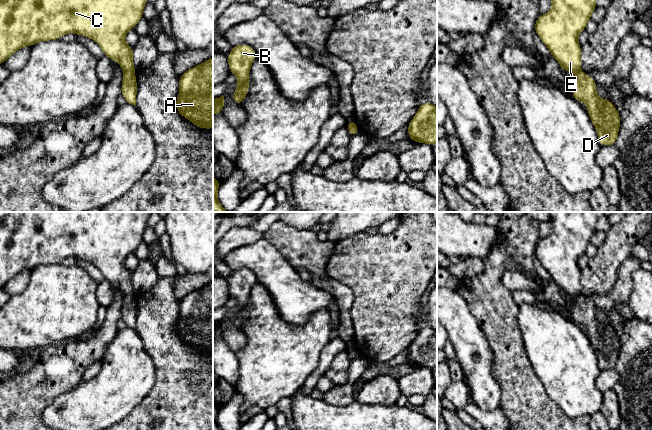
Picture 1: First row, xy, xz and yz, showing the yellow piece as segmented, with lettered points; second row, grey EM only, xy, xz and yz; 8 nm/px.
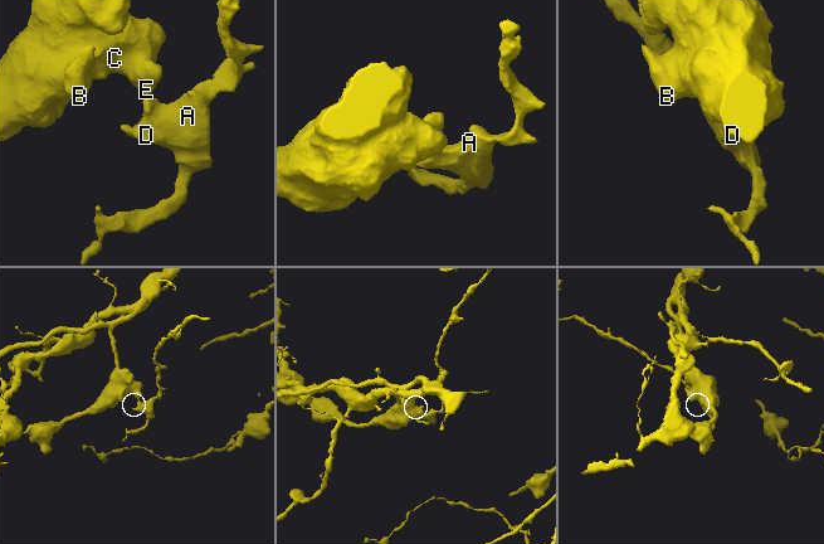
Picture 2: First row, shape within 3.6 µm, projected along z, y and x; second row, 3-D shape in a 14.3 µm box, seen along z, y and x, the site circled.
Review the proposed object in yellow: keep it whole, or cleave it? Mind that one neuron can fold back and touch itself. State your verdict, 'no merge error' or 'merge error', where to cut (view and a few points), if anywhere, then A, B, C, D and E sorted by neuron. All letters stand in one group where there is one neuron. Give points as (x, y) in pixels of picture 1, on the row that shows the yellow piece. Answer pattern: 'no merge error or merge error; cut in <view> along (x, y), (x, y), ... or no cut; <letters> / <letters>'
merge error; cut in xy along (134, 70), (124, 72); A D / B C E

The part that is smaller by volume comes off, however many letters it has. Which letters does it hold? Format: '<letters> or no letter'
A, D

